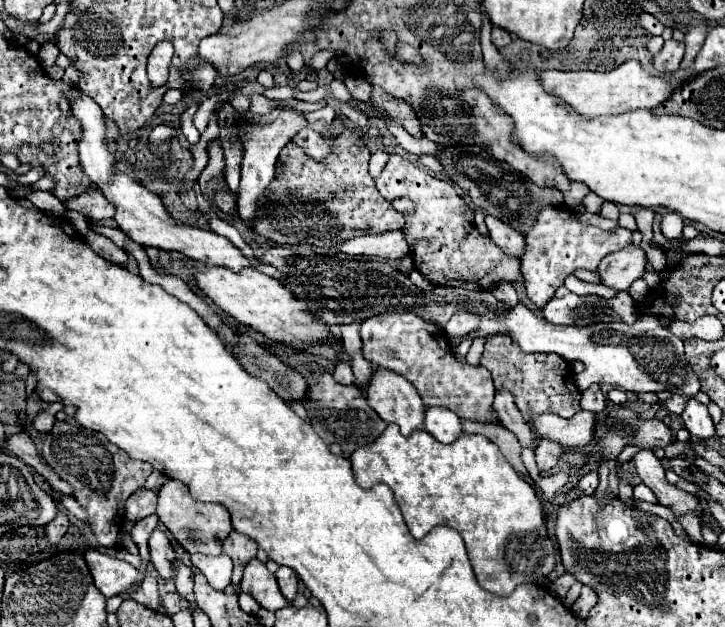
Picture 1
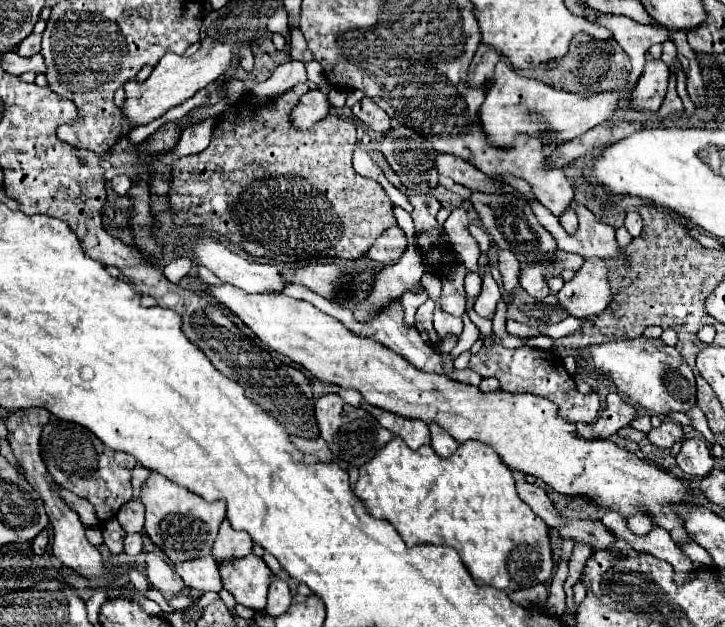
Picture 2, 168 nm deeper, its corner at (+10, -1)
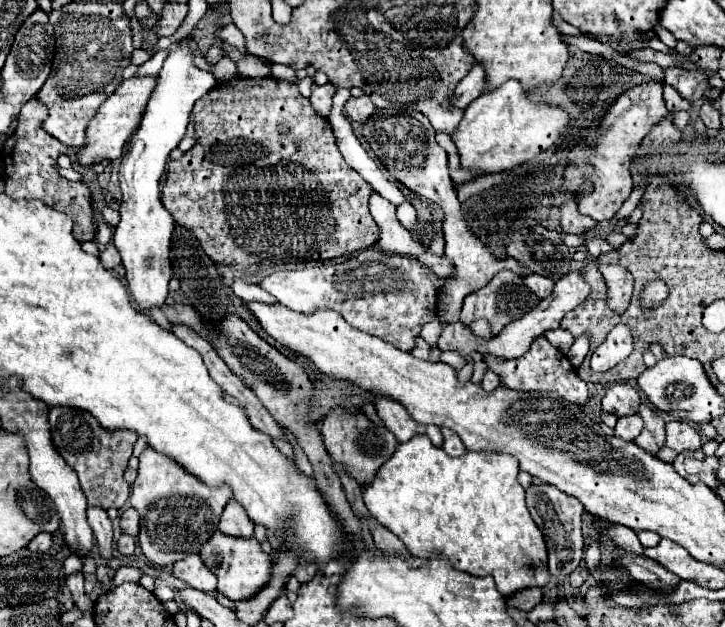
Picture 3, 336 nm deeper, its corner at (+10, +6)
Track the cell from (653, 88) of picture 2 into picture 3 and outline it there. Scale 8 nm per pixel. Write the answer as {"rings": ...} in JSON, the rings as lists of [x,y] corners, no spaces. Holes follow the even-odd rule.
{"rings":[[[648,81],[634,85],[626,93],[618,97],[618,101],[604,115],[600,129],[592,135],[592,129],[584,131],[580,143],[570,151],[568,165],[564,171],[564,187],[568,191],[578,193],[584,179],[592,179],[594,191],[588,197],[578,197],[578,211],[582,215],[592,217],[594,221],[612,219],[622,203],[628,199],[632,191],[632,175],[630,175],[630,157],[634,155],[640,141],[648,135],[650,127],[666,115],[666,103],[662,97],[664,81]]]}

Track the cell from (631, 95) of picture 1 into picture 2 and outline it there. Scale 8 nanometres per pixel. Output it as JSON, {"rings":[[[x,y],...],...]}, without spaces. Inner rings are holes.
{"rings":[[[500,62],[494,70],[494,82],[488,86],[486,100],[480,106],[478,116],[480,116],[482,130],[490,138],[492,146],[512,148],[516,142],[516,136],[520,134],[528,138],[536,138],[544,146],[552,146],[552,144],[570,142],[576,136],[606,122],[620,108],[620,104],[622,104],[622,98],[618,96],[618,92],[602,92],[592,98],[580,98],[574,92],[556,90],[538,80],[522,78],[508,64]],[[534,112],[540,116],[540,122],[532,118]]]}

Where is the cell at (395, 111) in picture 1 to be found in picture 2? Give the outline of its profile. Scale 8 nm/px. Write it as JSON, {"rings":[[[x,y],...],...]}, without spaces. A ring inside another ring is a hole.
{"rings":[[[362,98],[358,104],[354,104],[352,114],[362,120],[370,130],[374,132],[386,132],[392,126],[392,120],[388,118],[388,114],[384,110],[380,110],[370,98]]]}

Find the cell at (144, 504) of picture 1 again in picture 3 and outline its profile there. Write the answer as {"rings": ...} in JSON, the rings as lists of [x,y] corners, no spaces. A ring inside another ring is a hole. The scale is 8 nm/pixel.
{"rings":[[[126,507],[122,511],[122,515],[120,515],[120,527],[122,527],[124,533],[136,537],[138,531],[140,531],[140,515],[138,515],[138,511],[134,511],[132,507]]]}

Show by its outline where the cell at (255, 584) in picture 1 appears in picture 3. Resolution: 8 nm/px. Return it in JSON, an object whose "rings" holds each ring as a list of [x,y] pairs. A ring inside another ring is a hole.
{"rings":[[[214,533],[200,549],[202,561],[208,565],[208,569],[218,577],[218,591],[224,593],[226,597],[234,601],[242,599],[252,599],[262,587],[270,581],[270,569],[272,569],[272,559],[270,555],[262,553],[260,543],[250,537],[250,539],[238,539],[238,537],[226,537],[222,533]]]}

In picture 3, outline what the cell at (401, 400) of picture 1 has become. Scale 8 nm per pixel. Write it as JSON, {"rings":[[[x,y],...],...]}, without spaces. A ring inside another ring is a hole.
{"rings":[[[380,397],[376,401],[376,413],[382,419],[382,423],[396,435],[398,443],[412,439],[414,435],[428,435],[430,441],[440,447],[442,445],[442,433],[436,425],[420,425],[416,423],[402,405],[398,405],[396,401],[390,401],[386,397]]]}

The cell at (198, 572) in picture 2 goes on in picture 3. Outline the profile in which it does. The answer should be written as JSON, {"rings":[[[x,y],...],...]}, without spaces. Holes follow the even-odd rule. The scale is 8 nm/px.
{"rings":[[[198,553],[188,555],[186,559],[174,563],[174,577],[186,581],[190,587],[200,591],[214,591],[216,589],[216,575],[202,565],[202,557]]]}

